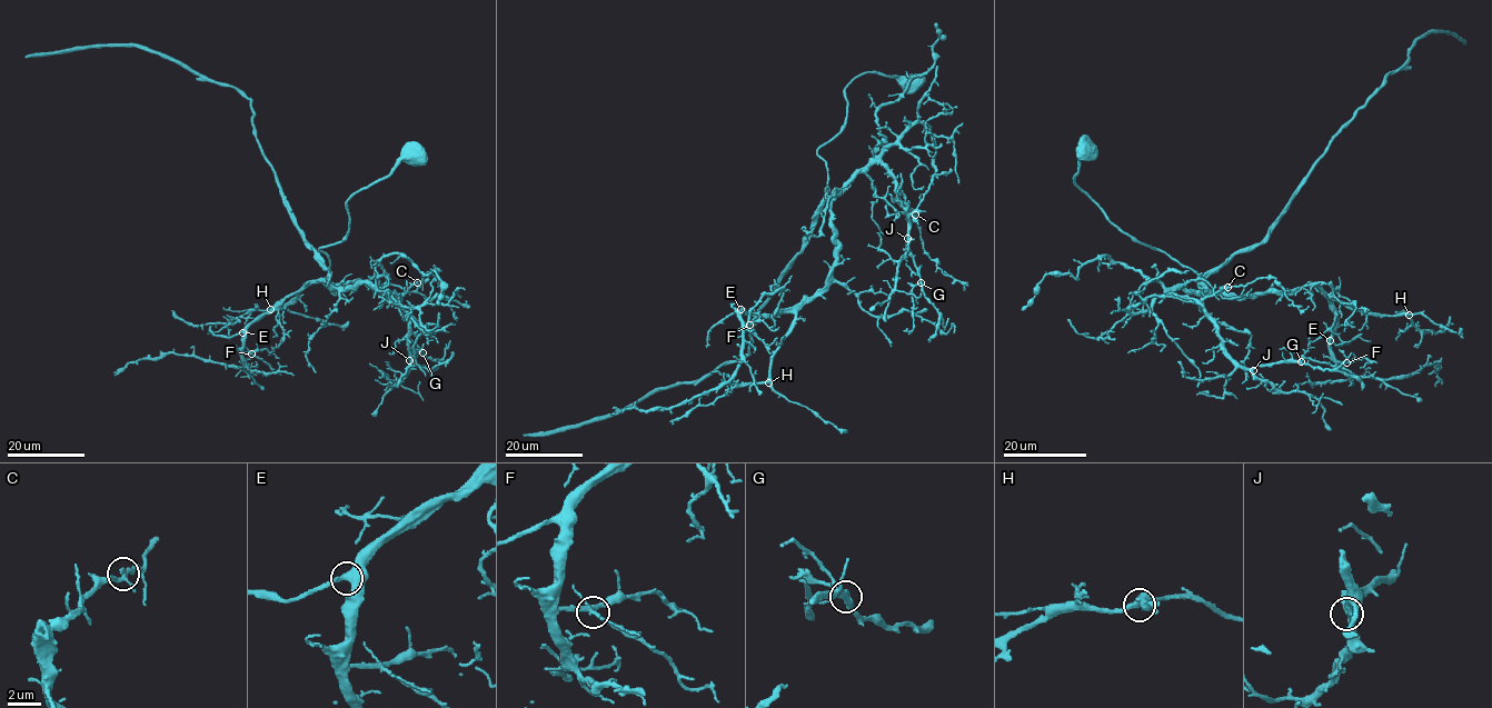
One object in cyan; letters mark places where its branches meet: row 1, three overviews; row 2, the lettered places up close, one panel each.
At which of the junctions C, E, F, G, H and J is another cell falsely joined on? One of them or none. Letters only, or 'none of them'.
none of them

